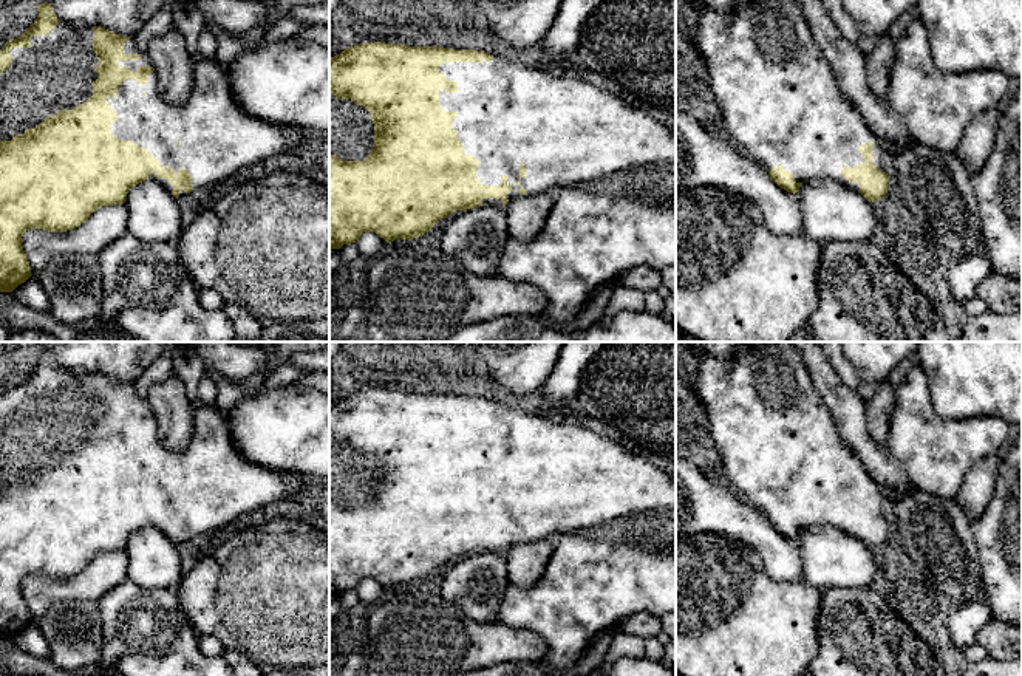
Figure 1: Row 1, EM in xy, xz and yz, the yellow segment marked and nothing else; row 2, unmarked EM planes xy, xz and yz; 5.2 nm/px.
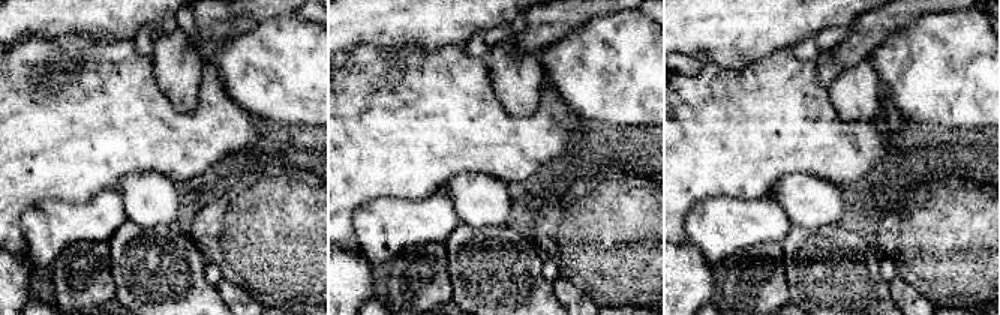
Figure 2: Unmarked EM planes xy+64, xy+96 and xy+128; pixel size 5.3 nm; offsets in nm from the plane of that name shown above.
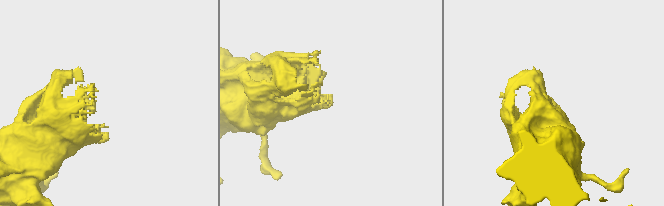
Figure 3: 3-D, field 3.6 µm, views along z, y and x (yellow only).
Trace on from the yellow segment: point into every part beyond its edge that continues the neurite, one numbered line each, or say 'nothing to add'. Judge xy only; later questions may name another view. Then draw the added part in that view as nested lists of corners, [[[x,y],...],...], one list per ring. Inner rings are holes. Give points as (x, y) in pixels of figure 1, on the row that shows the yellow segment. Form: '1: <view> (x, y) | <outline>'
1: xy (217, 139) | [[[206,56],[193,60],[192,91],[181,105],[170,104],[161,96],[155,71],[148,74],[145,85],[125,79],[118,87],[118,96],[105,101],[118,114],[118,121],[111,124],[111,133],[119,141],[133,141],[138,147],[145,147],[161,166],[172,167],[173,172],[184,167],[192,175],[192,192],[221,183],[291,147],[320,138],[292,127],[272,127],[247,114],[237,105],[230,91],[227,67]]]

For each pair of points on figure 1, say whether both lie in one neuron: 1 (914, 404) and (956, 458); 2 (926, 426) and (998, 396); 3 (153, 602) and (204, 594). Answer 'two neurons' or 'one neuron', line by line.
1: one neuron
2: two neurons
3: two neurons

